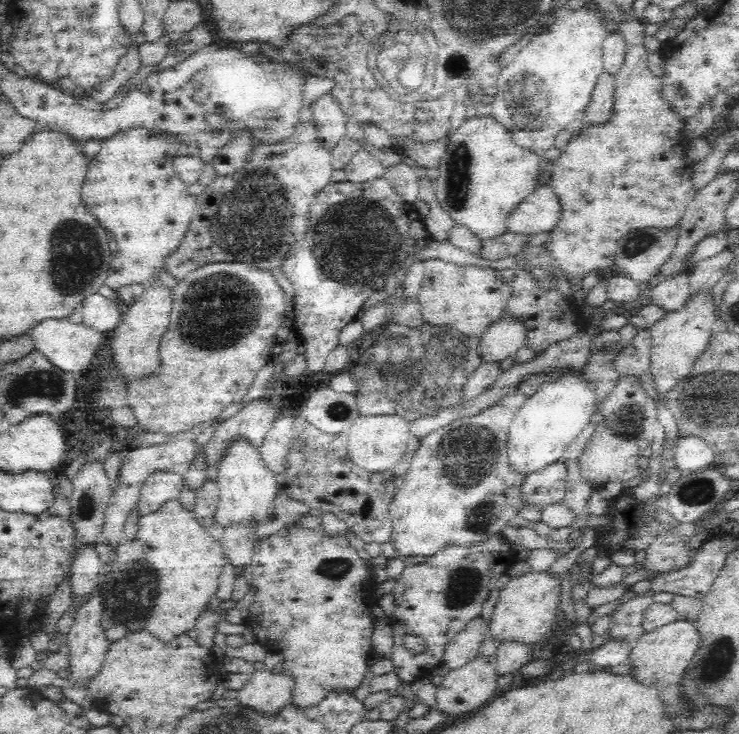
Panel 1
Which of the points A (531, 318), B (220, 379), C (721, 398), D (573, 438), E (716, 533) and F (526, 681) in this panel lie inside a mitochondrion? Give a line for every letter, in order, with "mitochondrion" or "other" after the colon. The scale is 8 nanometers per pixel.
A: other
B: other
C: mitochondrion
D: other
E: other
F: other

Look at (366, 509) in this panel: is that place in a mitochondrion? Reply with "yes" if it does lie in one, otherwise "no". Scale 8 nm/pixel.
no

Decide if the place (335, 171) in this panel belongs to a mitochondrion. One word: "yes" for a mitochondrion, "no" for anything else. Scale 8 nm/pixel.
no

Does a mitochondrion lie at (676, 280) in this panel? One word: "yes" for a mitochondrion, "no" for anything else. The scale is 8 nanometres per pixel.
no

